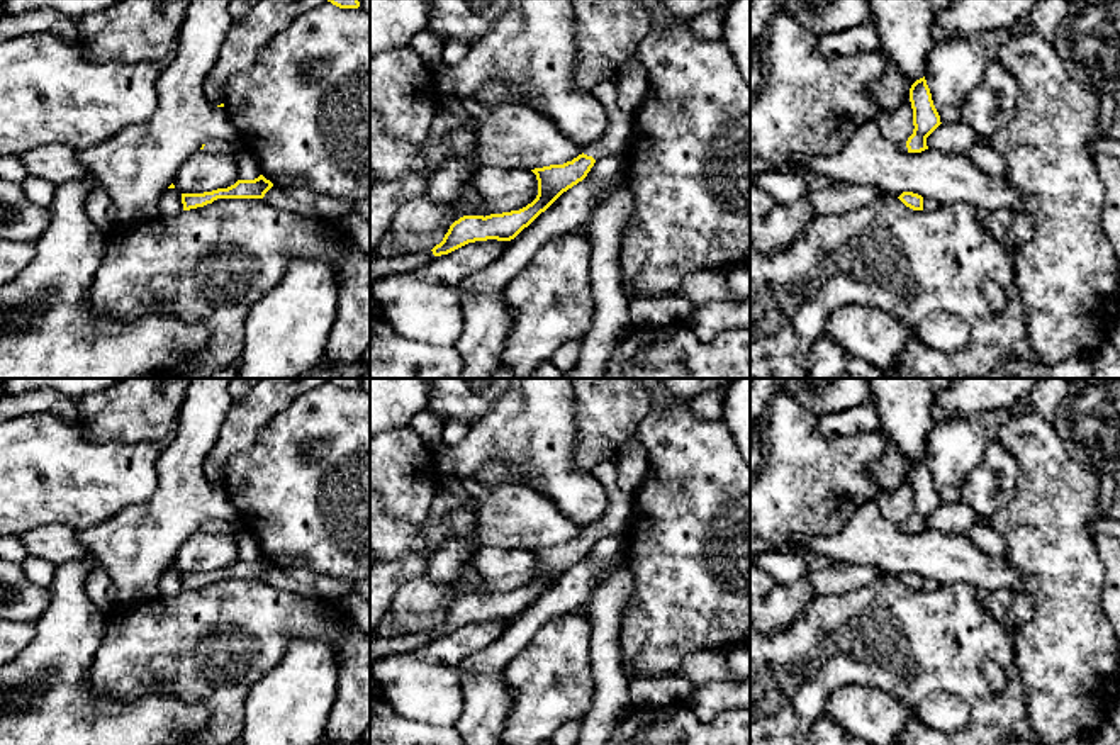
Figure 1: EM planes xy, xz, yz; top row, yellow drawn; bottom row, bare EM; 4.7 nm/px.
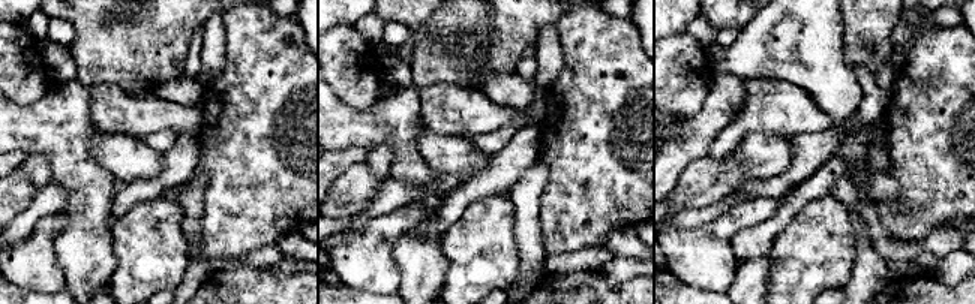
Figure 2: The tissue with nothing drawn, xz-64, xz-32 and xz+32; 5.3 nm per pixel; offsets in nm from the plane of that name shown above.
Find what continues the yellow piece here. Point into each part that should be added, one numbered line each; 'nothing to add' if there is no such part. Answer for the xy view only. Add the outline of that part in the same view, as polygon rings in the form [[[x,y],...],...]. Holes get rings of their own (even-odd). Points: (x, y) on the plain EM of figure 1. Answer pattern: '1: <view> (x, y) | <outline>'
1: xy (233, 528) | [[[210,519],[205,523],[204,531],[207,533],[226,533],[234,538],[241,538],[244,535],[243,526],[238,521],[221,521]]]

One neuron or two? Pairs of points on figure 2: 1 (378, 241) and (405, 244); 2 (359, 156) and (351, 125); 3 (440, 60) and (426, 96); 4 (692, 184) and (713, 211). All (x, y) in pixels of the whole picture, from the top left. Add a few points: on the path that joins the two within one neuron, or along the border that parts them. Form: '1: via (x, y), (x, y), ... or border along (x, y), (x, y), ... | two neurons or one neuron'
1: border along (413, 226), (393, 247), (399, 277) | two neurons
2: border along (333, 150), (363, 147), (368, 152) | two neurons
3: border along (413, 81), (417, 86), (456, 83), (465, 89) | two neurons
4: border along (729, 193), (702, 207), (689, 207), (674, 213) | two neurons

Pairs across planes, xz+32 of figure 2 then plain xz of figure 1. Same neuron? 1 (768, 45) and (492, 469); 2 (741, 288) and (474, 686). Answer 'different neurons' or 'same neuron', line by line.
1: different neurons
2: same neuron

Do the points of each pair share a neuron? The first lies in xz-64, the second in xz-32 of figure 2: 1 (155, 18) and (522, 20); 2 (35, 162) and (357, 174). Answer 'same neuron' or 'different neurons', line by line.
1: same neuron
2: different neurons

